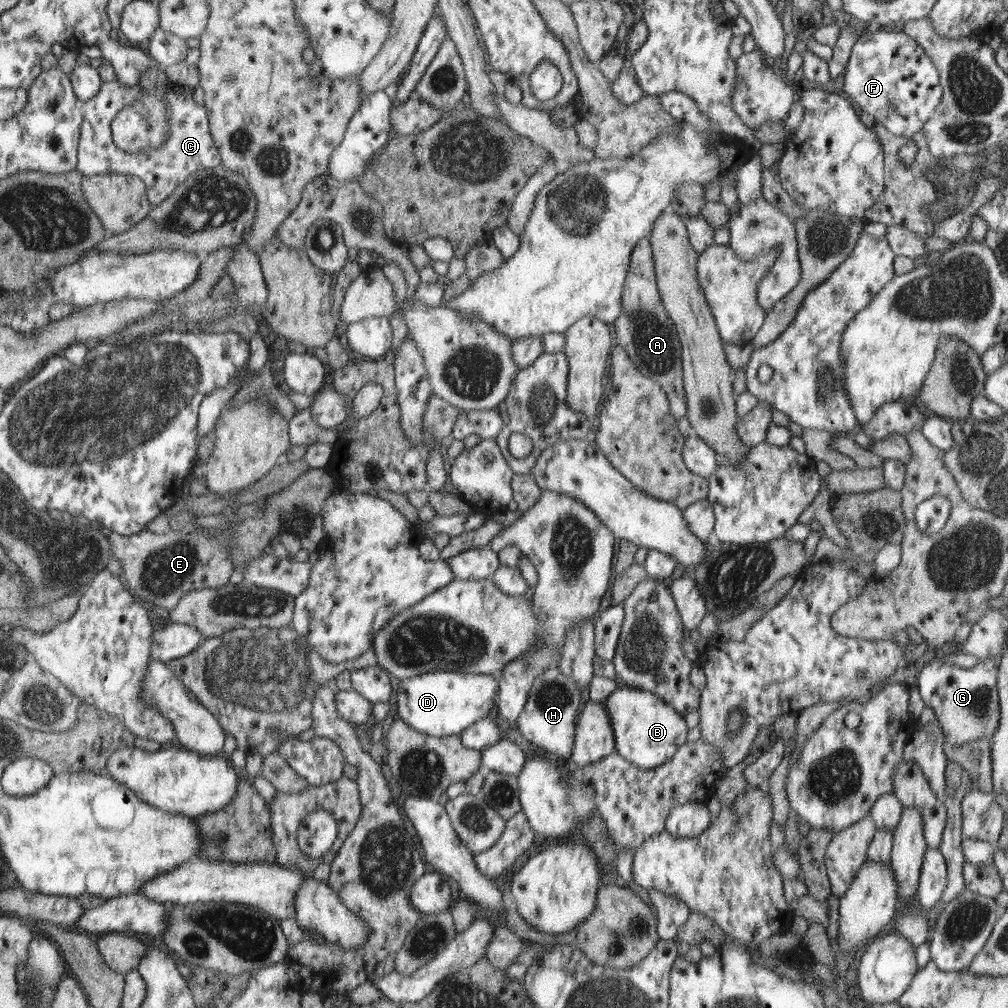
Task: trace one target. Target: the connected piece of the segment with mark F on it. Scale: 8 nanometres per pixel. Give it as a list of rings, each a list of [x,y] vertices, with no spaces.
[[[873,28],[851,48],[844,76],[844,92],[863,112],[874,116],[890,133],[913,137],[935,113],[943,89],[938,70],[920,43],[904,31]]]

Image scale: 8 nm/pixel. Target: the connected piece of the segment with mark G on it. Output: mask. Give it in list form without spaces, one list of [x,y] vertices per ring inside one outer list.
[[[932,660],[920,672],[917,692],[924,706],[933,708],[939,720],[945,739],[950,746],[960,746],[977,738],[993,738],[1000,720],[999,696],[997,690],[998,663],[980,660],[974,667],[964,668],[954,664]]]

